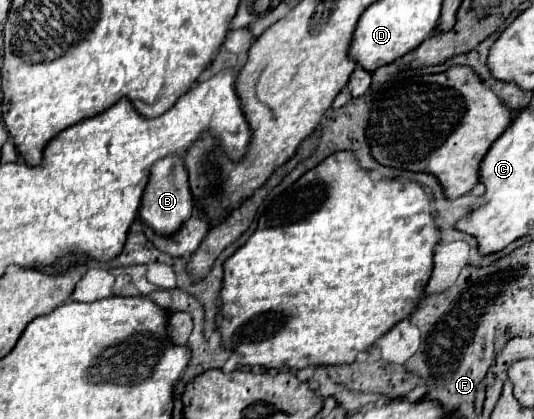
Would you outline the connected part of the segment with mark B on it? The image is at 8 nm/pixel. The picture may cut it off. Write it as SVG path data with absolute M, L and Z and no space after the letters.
M167 156L167 158L159 160L159 164L155 164L151 168L151 178L149 178L149 186L145 190L145 196L143 196L139 220L143 224L147 224L155 234L159 234L159 236L169 234L171 236L193 214L193 208L195 208L193 196L189 190L187 170L185 170L183 162L177 156Z

